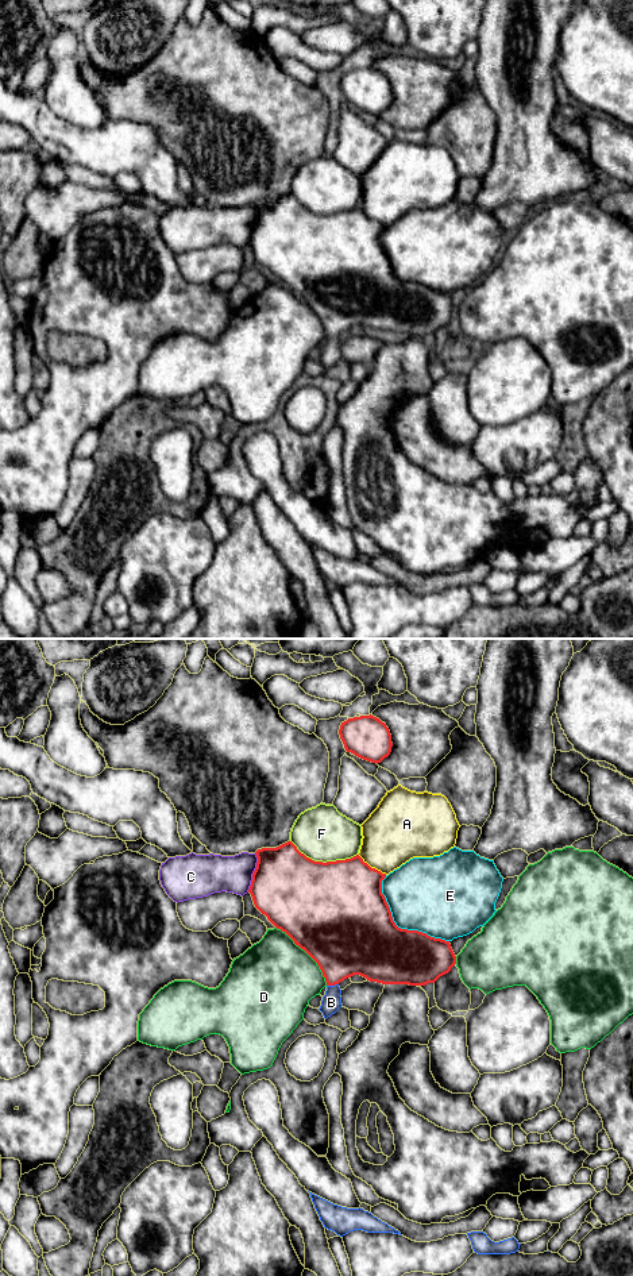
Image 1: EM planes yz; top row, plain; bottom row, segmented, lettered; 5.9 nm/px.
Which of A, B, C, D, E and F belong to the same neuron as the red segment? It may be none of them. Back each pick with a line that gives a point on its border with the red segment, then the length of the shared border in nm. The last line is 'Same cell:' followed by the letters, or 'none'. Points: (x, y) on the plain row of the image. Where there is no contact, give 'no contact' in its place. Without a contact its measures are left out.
B: contact yz (332, 336); length 70 nm
Same cell: B

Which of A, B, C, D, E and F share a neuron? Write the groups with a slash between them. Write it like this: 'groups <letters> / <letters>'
groups A / B / C / D / E / F

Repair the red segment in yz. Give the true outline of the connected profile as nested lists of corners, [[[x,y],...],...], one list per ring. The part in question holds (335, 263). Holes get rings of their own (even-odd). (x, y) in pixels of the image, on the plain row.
[[[287,193],[255,204],[256,220],[248,244],[255,259],[320,319],[327,334],[320,363],[327,371],[341,356],[339,335],[354,327],[382,336],[425,338],[435,335],[456,316],[449,293],[418,282],[401,281],[382,246],[386,225],[371,220],[356,207],[336,213],[314,213]]]

